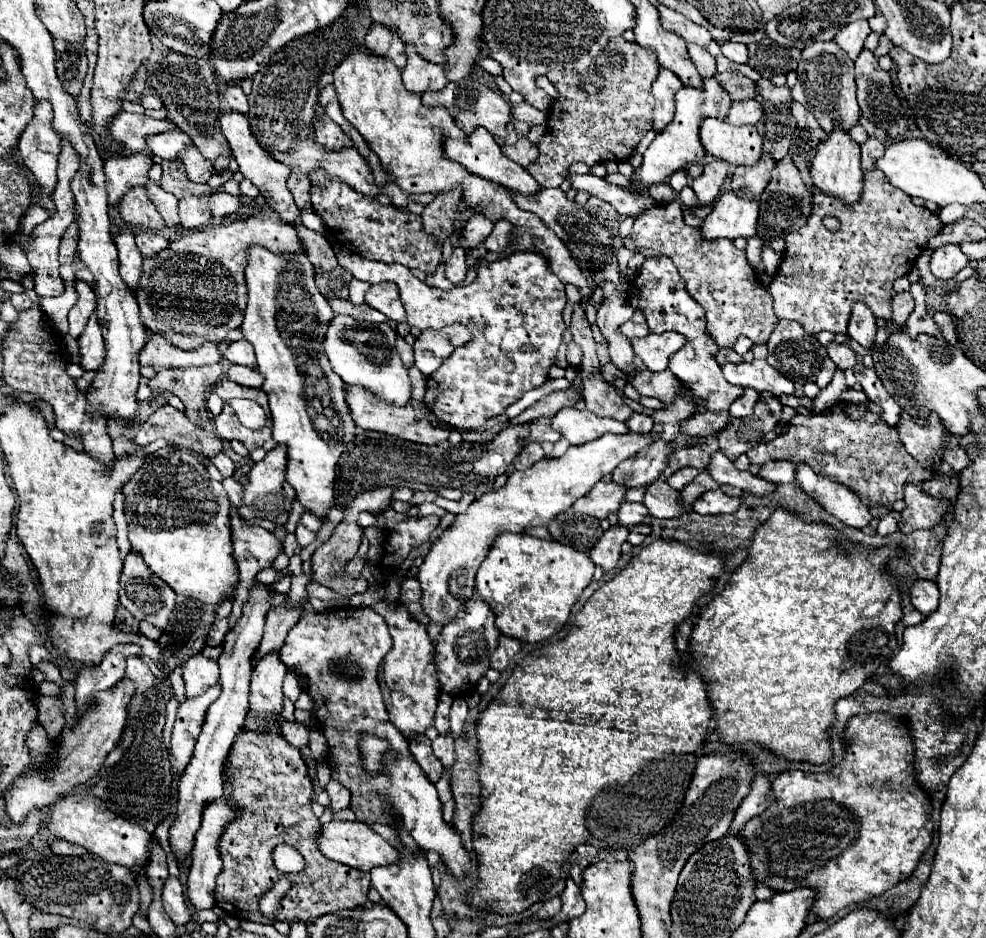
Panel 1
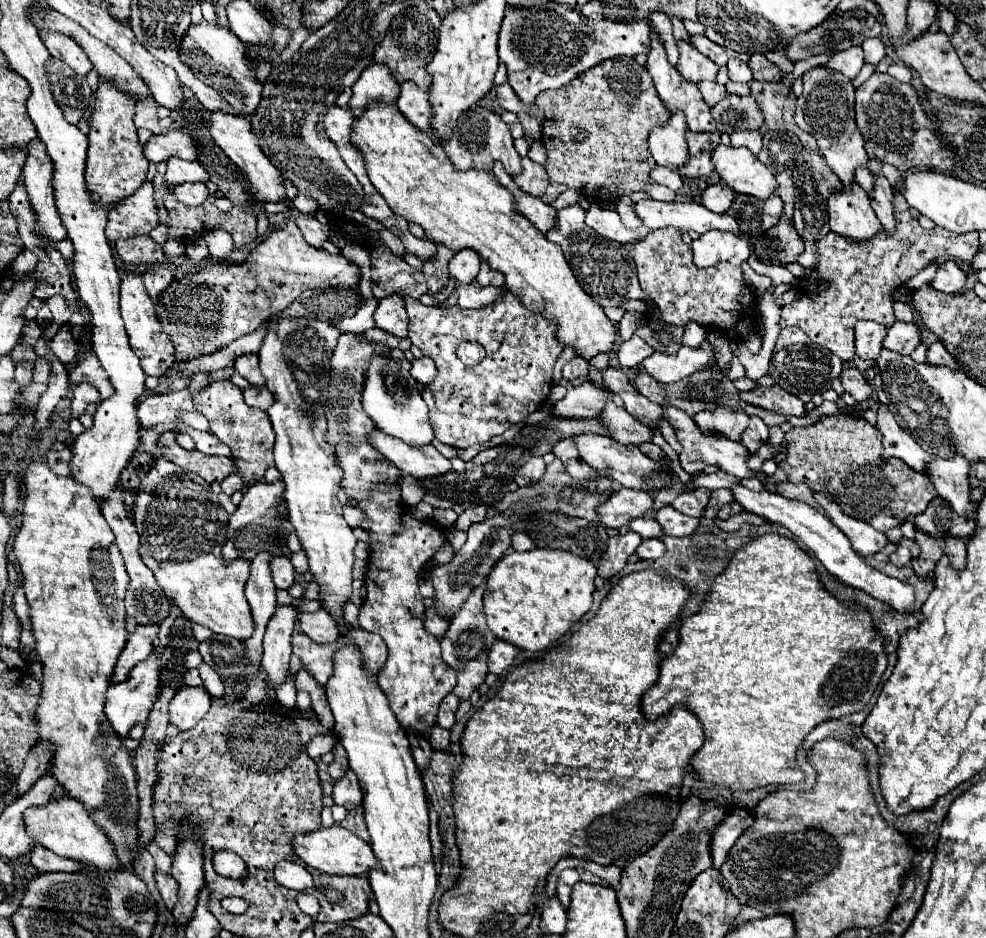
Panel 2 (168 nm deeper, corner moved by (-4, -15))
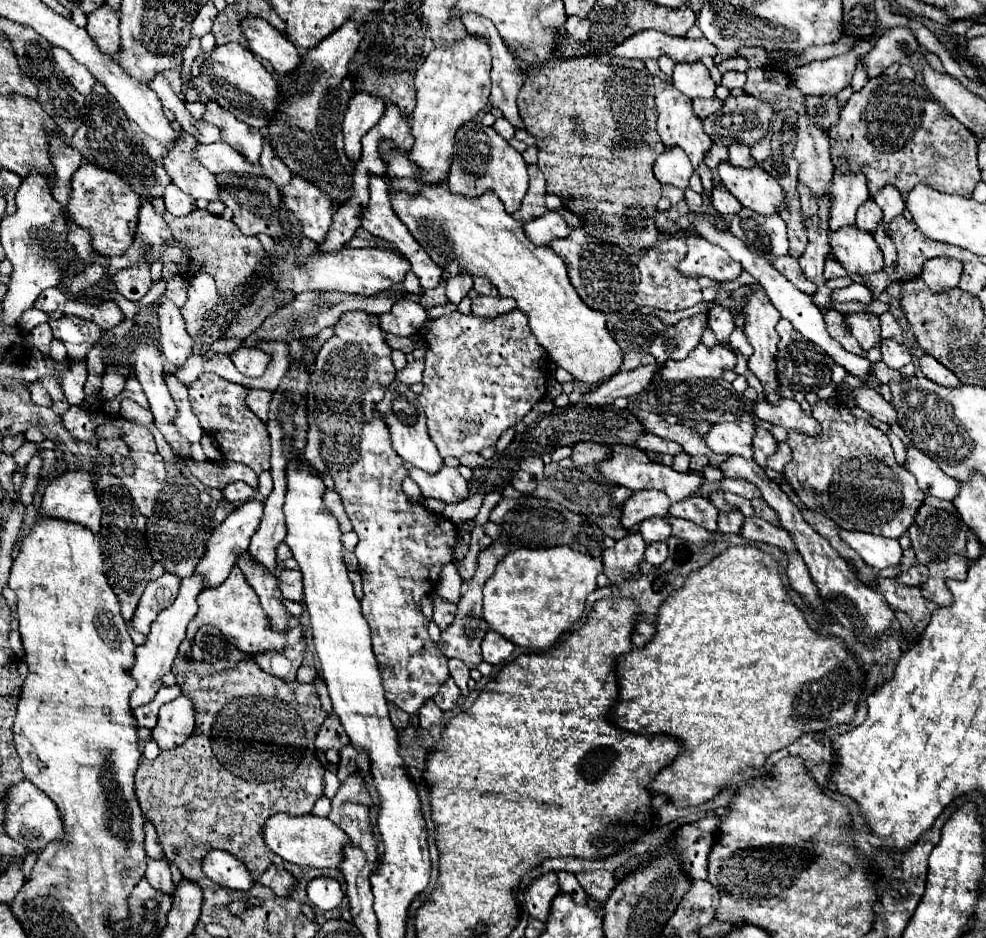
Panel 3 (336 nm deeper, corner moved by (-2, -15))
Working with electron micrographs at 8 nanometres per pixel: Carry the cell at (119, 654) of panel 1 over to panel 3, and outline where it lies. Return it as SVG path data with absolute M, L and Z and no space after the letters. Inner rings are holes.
M164 573L162 577L150 581L140 597L138 609L134 611L132 627L140 633L148 633L150 623L156 619L156 615L176 599L178 587L180 579L172 573Z

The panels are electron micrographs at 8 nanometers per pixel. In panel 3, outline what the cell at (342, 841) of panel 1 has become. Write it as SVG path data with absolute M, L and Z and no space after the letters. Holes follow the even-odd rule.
M312 813L308 815L272 815L266 819L264 827L262 827L262 837L266 847L280 855L284 861L294 863L294 865L306 865L306 867L320 867L320 869L336 869L342 861L342 847L344 843L348 843L344 831L340 831L340 827L336 827L334 823L330 823L330 819L322 819L316 817Z

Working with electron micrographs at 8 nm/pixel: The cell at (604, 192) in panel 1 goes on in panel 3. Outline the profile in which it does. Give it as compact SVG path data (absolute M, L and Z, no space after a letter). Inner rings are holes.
M698 215L696 223L694 223L694 229L696 229L704 239L708 239L710 243L716 243L716 245L724 247L724 249L728 251L728 255L730 255L734 261L738 261L738 263L744 267L744 271L748 271L748 273L756 279L756 283L766 291L768 299L770 299L772 305L782 313L782 317L788 319L788 321L794 325L794 329L796 329L798 333L802 333L808 341L820 345L820 347L834 359L834 363L842 365L850 375L856 375L856 377L860 377L860 379L866 379L866 377L872 373L872 363L870 363L864 355L848 353L840 343L836 343L836 341L828 335L826 323L824 323L824 317L822 317L822 311L812 303L812 297L810 297L810 295L804 295L802 291L798 291L798 289L796 289L788 279L784 279L762 255L758 255L756 251L748 249L748 247L746 247L740 239L736 239L730 231L720 231L720 229L712 223L712 219L710 219L708 215Z

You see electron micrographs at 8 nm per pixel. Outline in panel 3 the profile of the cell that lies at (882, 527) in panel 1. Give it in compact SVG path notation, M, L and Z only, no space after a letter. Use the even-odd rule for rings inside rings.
M916 563L908 573L902 573L898 577L898 583L908 585L908 587L920 587L926 579L928 579L928 569L924 565L918 565Z

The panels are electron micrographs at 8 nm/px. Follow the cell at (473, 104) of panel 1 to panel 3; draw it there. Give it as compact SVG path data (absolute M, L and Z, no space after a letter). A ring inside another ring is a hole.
M478 119L468 121L456 133L456 151L448 175L448 189L456 195L484 195L486 191L494 191L504 203L506 211L512 215L518 211L522 197L528 189L528 173L522 155L508 145L492 127L482 125Z

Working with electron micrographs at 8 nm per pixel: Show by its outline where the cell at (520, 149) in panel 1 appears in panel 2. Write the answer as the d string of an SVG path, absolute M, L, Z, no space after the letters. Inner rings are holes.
M524 157L522 159L522 171L518 175L514 175L514 183L518 187L522 187L522 191L540 197L548 185L548 175L546 175L546 169L542 165Z

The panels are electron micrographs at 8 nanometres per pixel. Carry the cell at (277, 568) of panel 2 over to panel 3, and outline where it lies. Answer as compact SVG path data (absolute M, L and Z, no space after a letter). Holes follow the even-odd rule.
M282 571L280 579L278 579L278 587L282 591L282 597L284 599L290 599L290 601L296 601L296 603L302 603L304 599L304 583L300 583L300 571Z

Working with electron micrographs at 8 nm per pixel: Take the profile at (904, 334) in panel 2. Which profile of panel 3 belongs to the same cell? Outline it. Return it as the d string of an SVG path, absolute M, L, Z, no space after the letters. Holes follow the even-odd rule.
M884 339L882 345L882 361L890 367L890 369L902 369L904 365L908 365L912 361L910 357L910 349L906 345L896 343L894 339Z

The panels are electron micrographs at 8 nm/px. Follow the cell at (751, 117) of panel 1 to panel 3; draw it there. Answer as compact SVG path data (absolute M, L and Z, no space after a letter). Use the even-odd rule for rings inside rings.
M734 143L730 147L730 163L734 167L754 167L754 159L750 155L750 147L744 147L740 143Z

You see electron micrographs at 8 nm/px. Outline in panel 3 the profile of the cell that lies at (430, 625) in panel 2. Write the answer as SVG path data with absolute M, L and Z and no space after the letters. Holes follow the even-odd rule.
M432 595L432 599L434 599L434 623L440 629L446 629L456 617L456 605L454 603L446 603L446 601L438 599L436 595Z

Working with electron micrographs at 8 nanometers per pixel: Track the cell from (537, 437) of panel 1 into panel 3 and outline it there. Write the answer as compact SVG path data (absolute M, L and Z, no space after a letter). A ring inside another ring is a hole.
M576 443L572 447L572 461L576 465L586 465L586 463L592 463L592 465L598 465L600 459L608 457L608 451L610 447L608 445L602 445L602 443Z

